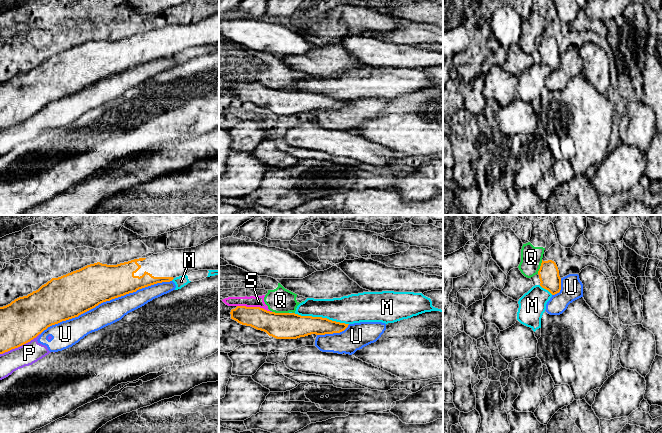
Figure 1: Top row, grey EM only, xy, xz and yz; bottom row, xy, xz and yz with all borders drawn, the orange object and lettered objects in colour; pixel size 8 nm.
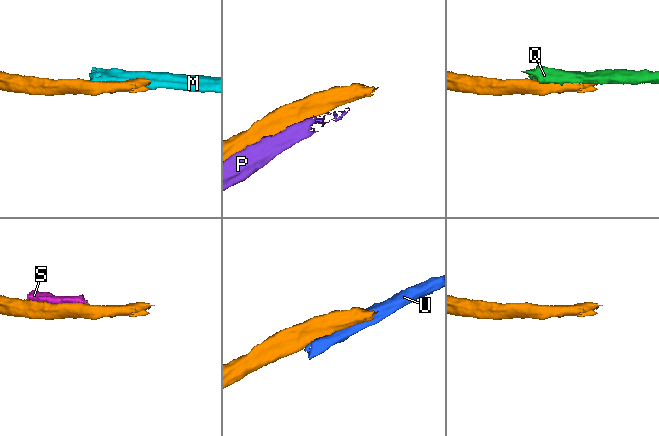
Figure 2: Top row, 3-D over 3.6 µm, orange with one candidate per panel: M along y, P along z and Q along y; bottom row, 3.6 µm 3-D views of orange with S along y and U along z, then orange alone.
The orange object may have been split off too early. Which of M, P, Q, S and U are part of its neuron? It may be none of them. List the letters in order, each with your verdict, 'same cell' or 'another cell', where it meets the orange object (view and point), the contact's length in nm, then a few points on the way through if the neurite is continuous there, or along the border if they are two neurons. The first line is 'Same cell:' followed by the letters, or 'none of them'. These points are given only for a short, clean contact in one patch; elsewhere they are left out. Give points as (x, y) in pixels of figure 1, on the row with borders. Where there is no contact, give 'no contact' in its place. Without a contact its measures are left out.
Same cell: none of them
M: another cell; meets orange in xz at (321, 317); contact 440 nm long
P: another cell; meets orange in xy at (20, 345); contact 360 nm long
Q: another cell; meets orange in xz at (280, 313); contact 140 nm long
S: another cell; meets orange in xz at (254, 307); contact 280 nm long
U: another cell; meets orange in xy at (105, 301); contact 1150 nm long

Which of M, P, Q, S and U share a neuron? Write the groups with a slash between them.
M / P U / Q S

